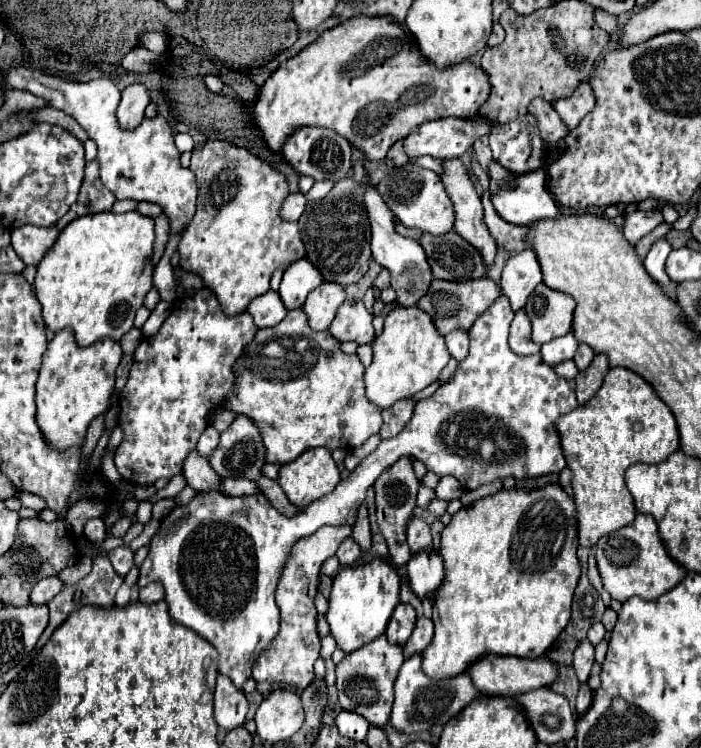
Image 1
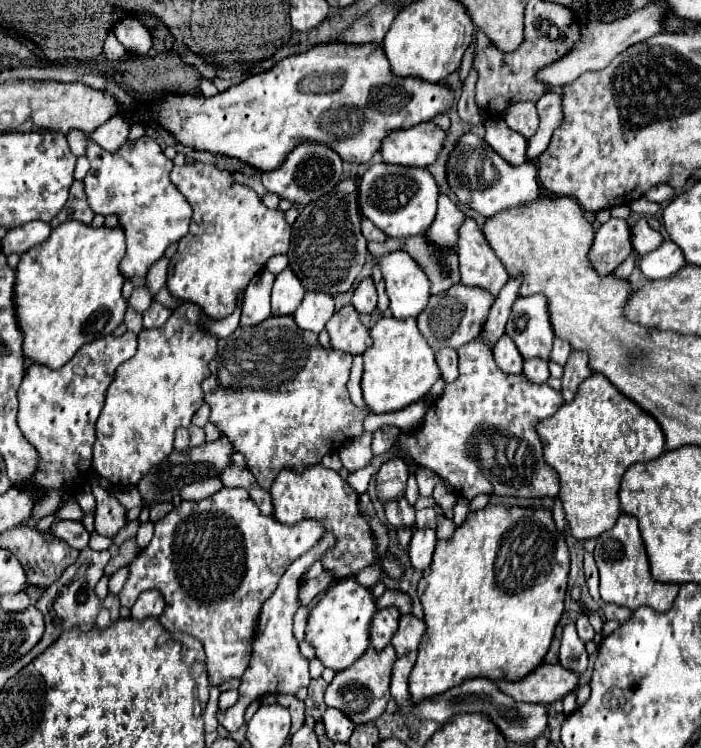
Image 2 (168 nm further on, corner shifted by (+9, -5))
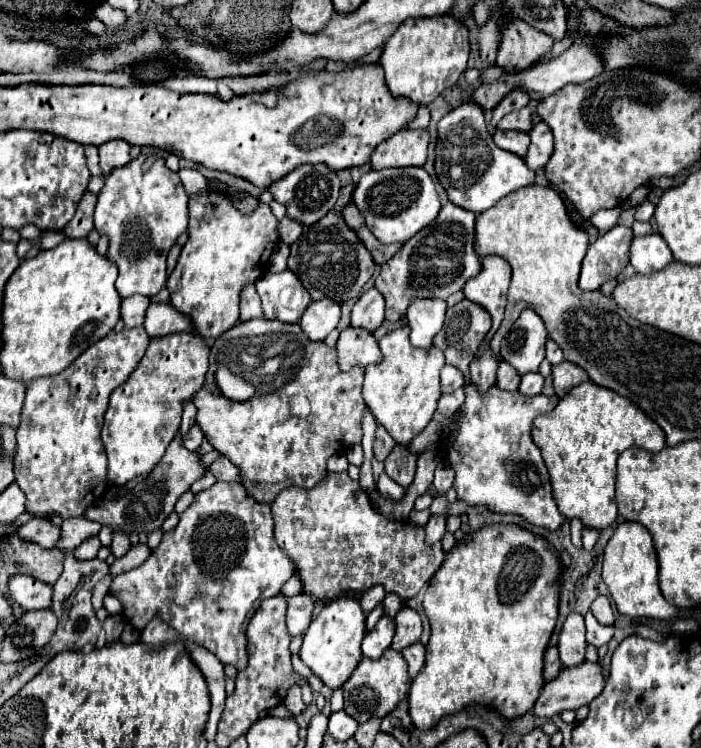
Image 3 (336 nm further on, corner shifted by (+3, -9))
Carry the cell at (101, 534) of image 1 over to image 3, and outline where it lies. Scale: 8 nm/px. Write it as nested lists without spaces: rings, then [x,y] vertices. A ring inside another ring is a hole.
[[[32,519],[18,529],[18,535],[26,541],[38,543],[44,549],[54,549],[62,539],[62,529],[56,527],[50,519]]]

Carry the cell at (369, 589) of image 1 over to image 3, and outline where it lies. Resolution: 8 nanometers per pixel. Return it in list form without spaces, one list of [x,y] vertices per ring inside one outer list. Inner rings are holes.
[[[344,595],[338,599],[332,599],[324,605],[320,615],[310,623],[310,627],[304,633],[300,657],[302,661],[318,675],[324,685],[330,689],[342,687],[350,673],[358,667],[358,661],[362,661],[362,639],[366,635],[366,613],[360,607],[360,601],[352,595]]]

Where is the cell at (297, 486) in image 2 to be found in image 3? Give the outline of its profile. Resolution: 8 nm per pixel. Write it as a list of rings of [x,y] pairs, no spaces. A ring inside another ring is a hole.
[[[328,473],[318,485],[314,485],[314,489],[282,489],[272,503],[272,517],[276,523],[276,543],[294,559],[296,571],[304,581],[304,591],[320,601],[330,601],[346,593],[360,593],[372,585],[384,585],[388,593],[396,593],[400,599],[410,599],[426,581],[430,581],[444,559],[440,543],[424,543],[422,527],[390,521],[376,513],[360,483],[352,481],[348,473]]]

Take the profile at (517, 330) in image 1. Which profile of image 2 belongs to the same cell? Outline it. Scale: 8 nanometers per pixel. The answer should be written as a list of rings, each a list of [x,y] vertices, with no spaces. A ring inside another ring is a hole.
[[[500,337],[500,341],[494,347],[494,359],[498,369],[502,369],[504,373],[522,373],[522,363],[524,359],[520,359],[520,353],[516,349],[516,345],[512,345],[512,341],[508,341],[508,337]]]

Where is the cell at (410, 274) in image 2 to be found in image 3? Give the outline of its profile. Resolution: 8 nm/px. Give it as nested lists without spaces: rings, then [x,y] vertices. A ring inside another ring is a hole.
[[[414,299],[408,305],[406,321],[412,329],[410,341],[416,347],[430,347],[434,335],[444,323],[446,301],[438,299]]]

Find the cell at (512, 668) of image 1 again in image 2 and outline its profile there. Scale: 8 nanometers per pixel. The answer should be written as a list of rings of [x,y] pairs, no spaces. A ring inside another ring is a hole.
[[[556,663],[556,665],[540,665],[524,681],[518,681],[518,683],[498,681],[496,685],[502,693],[508,693],[516,701],[550,705],[566,697],[568,693],[576,691],[578,679],[580,677],[576,673]]]

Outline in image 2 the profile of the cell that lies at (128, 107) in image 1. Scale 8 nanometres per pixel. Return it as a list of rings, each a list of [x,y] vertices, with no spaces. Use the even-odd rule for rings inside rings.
[[[116,115],[116,117],[112,117],[112,121],[106,121],[106,125],[102,125],[100,129],[96,129],[90,135],[90,139],[96,145],[100,145],[104,151],[116,153],[126,143],[128,131],[130,131],[128,121],[124,121],[122,115]]]

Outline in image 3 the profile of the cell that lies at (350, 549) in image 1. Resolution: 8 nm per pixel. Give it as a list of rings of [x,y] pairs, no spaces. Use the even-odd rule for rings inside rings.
[[[300,593],[292,599],[288,599],[288,615],[286,615],[286,623],[288,623],[288,631],[292,637],[304,633],[312,621],[312,613],[310,609],[314,607],[314,597],[308,593]]]

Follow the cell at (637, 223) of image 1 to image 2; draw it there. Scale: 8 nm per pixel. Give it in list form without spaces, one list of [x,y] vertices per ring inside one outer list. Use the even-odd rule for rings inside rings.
[[[608,219],[594,235],[588,261],[590,267],[606,277],[612,273],[630,253],[634,253],[630,243],[630,227],[624,219]]]

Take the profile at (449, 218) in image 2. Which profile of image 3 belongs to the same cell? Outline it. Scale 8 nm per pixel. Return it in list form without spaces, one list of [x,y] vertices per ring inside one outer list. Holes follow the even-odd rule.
[[[448,202],[434,223],[406,241],[404,247],[386,265],[382,265],[382,271],[376,277],[376,289],[386,299],[388,321],[404,317],[412,297],[446,299],[480,271],[480,255],[474,247],[474,221],[474,213]]]

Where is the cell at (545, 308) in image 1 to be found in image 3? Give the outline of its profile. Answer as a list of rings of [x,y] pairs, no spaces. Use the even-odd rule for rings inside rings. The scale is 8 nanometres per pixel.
[[[524,309],[514,321],[510,333],[502,339],[500,355],[512,363],[520,375],[538,371],[540,363],[544,361],[546,341],[548,333],[544,321],[532,309]]]

